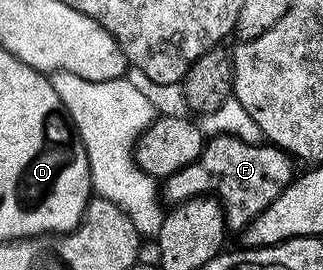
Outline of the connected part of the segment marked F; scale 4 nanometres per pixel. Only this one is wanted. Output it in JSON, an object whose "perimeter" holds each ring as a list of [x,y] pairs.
{"perimeter":[[[213,135],[192,163],[162,180],[161,195],[174,205],[210,193],[222,208],[224,224],[239,233],[291,184],[291,163],[292,156],[266,141],[247,143],[235,135]]]}

